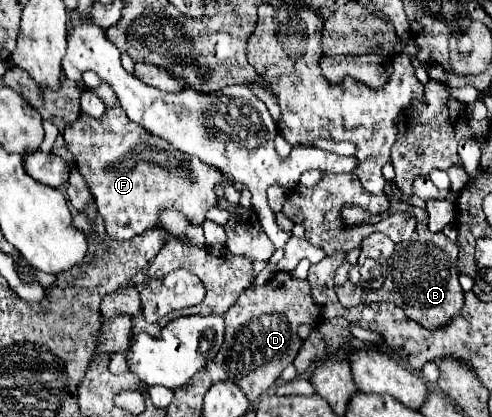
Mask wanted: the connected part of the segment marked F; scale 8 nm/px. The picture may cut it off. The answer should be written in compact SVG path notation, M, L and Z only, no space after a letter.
M121 106L109 108L99 120L81 114L65 128L63 138L105 220L107 236L113 240L131 240L149 228L161 228L159 212L167 208L175 208L195 226L203 224L205 212L215 206L213 186L217 182L229 182L217 168L197 158L155 158L153 148L173 146L141 128L141 124L131 122L121 112Z

